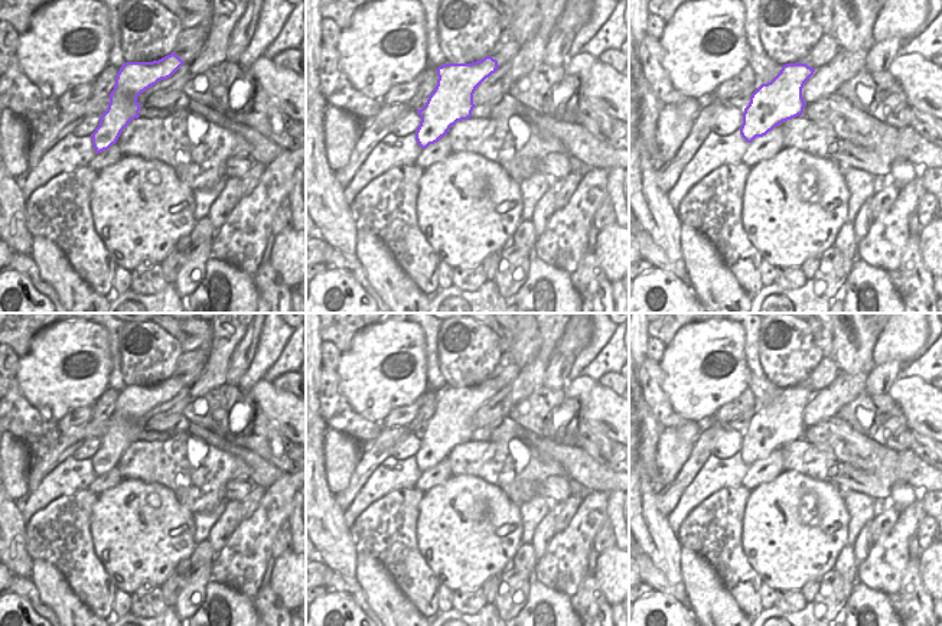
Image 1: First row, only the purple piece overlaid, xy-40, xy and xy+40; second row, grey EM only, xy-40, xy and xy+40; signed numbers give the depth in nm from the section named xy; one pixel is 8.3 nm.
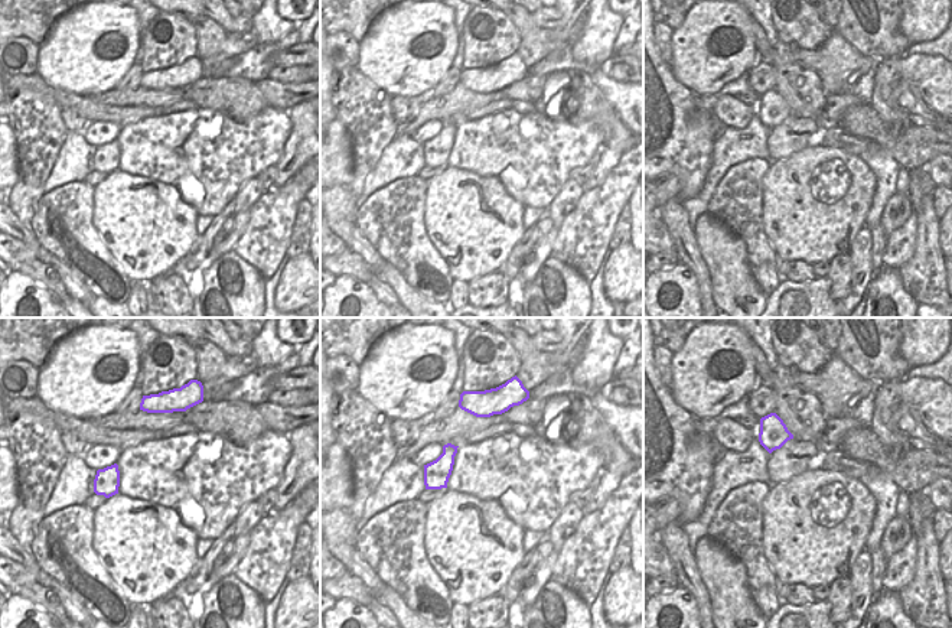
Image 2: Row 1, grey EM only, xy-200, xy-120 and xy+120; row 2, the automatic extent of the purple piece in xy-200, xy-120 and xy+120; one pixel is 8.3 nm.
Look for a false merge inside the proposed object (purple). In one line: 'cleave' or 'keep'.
keep

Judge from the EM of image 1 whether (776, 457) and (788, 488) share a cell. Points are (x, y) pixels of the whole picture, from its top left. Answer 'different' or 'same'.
different

